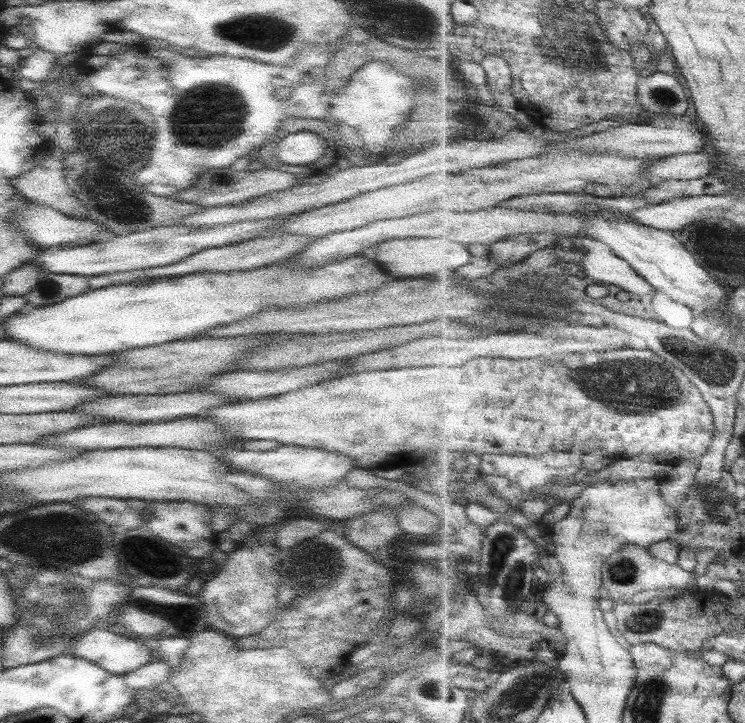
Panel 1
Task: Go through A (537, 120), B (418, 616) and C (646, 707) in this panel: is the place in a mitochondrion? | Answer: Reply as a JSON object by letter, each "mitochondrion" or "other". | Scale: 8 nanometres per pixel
{"A":"other","B":"other","C":"mitochondrion"}

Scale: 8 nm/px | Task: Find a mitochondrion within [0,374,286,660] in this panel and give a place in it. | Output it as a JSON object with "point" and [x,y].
{"point":[54,606]}

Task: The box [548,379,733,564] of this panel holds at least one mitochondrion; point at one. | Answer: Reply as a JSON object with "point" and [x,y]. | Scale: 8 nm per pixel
{"point":[713,508]}

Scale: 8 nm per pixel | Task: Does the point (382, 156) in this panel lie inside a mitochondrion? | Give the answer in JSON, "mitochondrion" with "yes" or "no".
{"mitochondrion":"no"}

